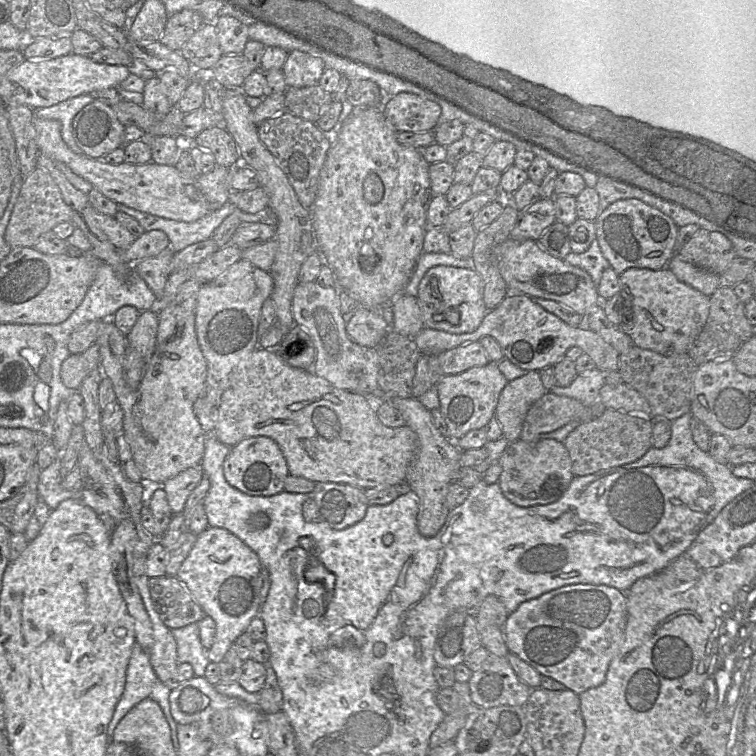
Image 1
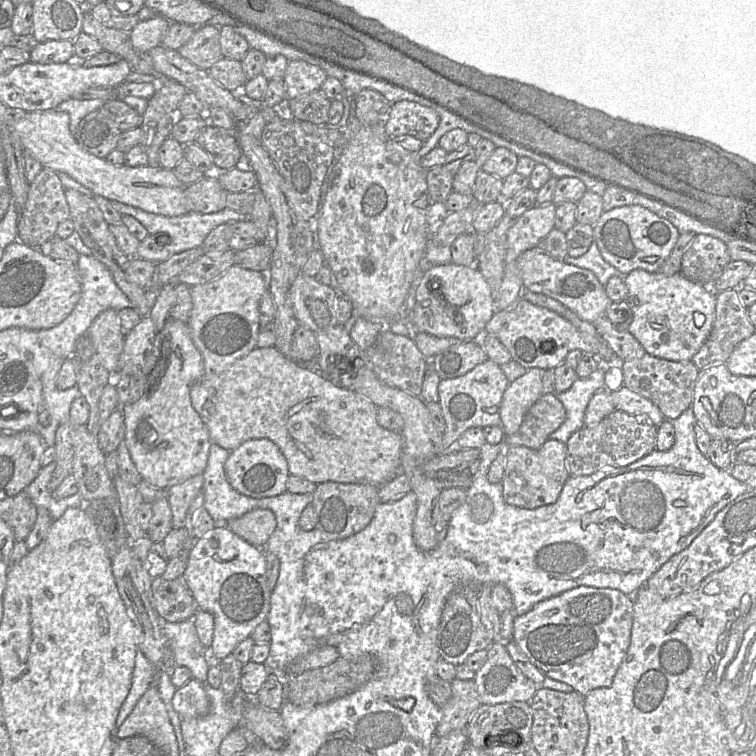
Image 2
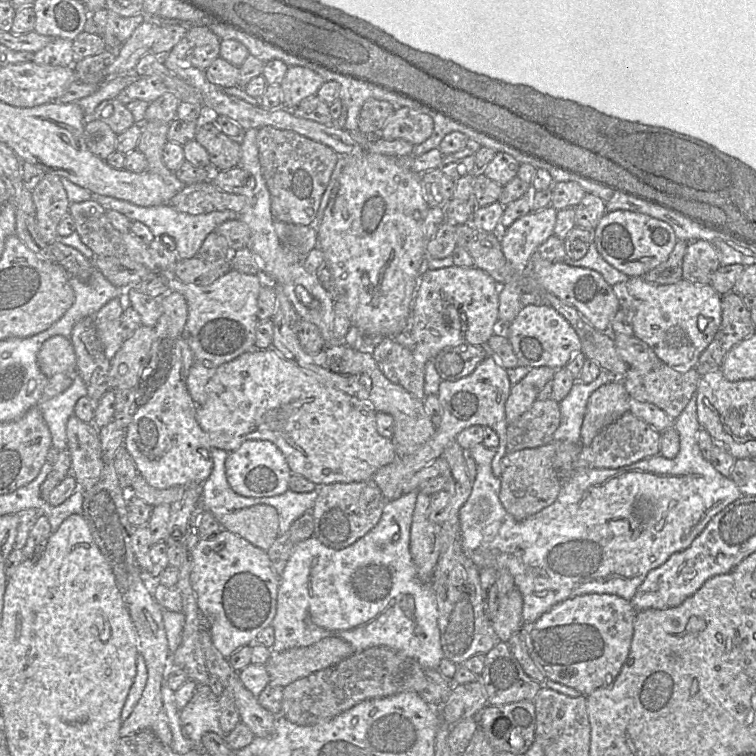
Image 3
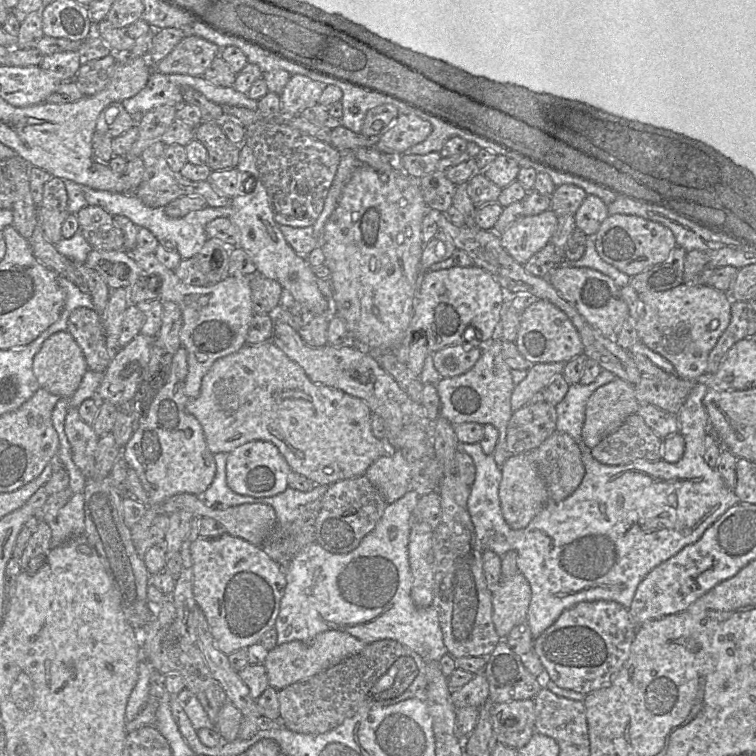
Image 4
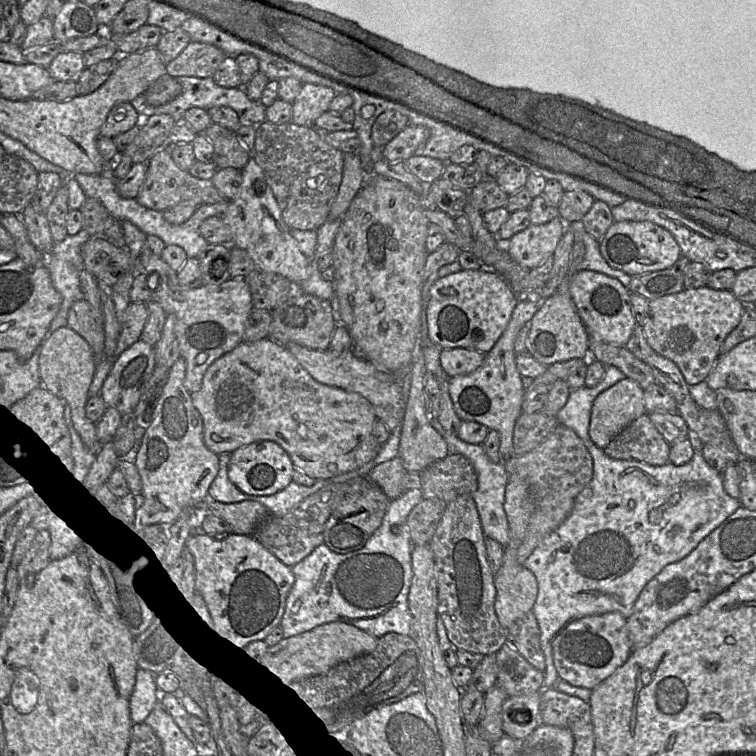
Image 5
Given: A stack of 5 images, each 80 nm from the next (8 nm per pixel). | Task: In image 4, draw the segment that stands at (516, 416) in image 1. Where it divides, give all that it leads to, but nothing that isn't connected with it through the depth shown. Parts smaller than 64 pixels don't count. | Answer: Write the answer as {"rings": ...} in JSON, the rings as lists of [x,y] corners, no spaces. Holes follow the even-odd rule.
{"rings":[[[536,363],[528,370],[527,376],[514,387],[511,395],[511,408],[514,411],[529,403],[530,399],[551,380],[563,373],[565,363]]]}

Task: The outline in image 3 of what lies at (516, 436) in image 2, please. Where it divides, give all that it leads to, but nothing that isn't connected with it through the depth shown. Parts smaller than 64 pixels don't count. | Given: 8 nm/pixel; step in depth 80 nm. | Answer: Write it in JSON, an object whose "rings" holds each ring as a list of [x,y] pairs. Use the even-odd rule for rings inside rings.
{"rings":[[[554,399],[538,400],[518,419],[508,424],[508,452],[537,448],[555,441],[553,434],[561,422],[560,406]]]}

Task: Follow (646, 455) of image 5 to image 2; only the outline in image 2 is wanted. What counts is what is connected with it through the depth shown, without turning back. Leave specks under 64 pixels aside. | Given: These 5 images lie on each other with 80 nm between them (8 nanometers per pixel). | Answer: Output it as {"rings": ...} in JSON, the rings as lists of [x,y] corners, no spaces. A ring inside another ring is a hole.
{"rings":[[[615,410],[595,427],[583,426],[566,443],[566,466],[571,476],[591,475],[602,468],[617,468],[645,457],[656,449],[657,428],[651,422]]]}

